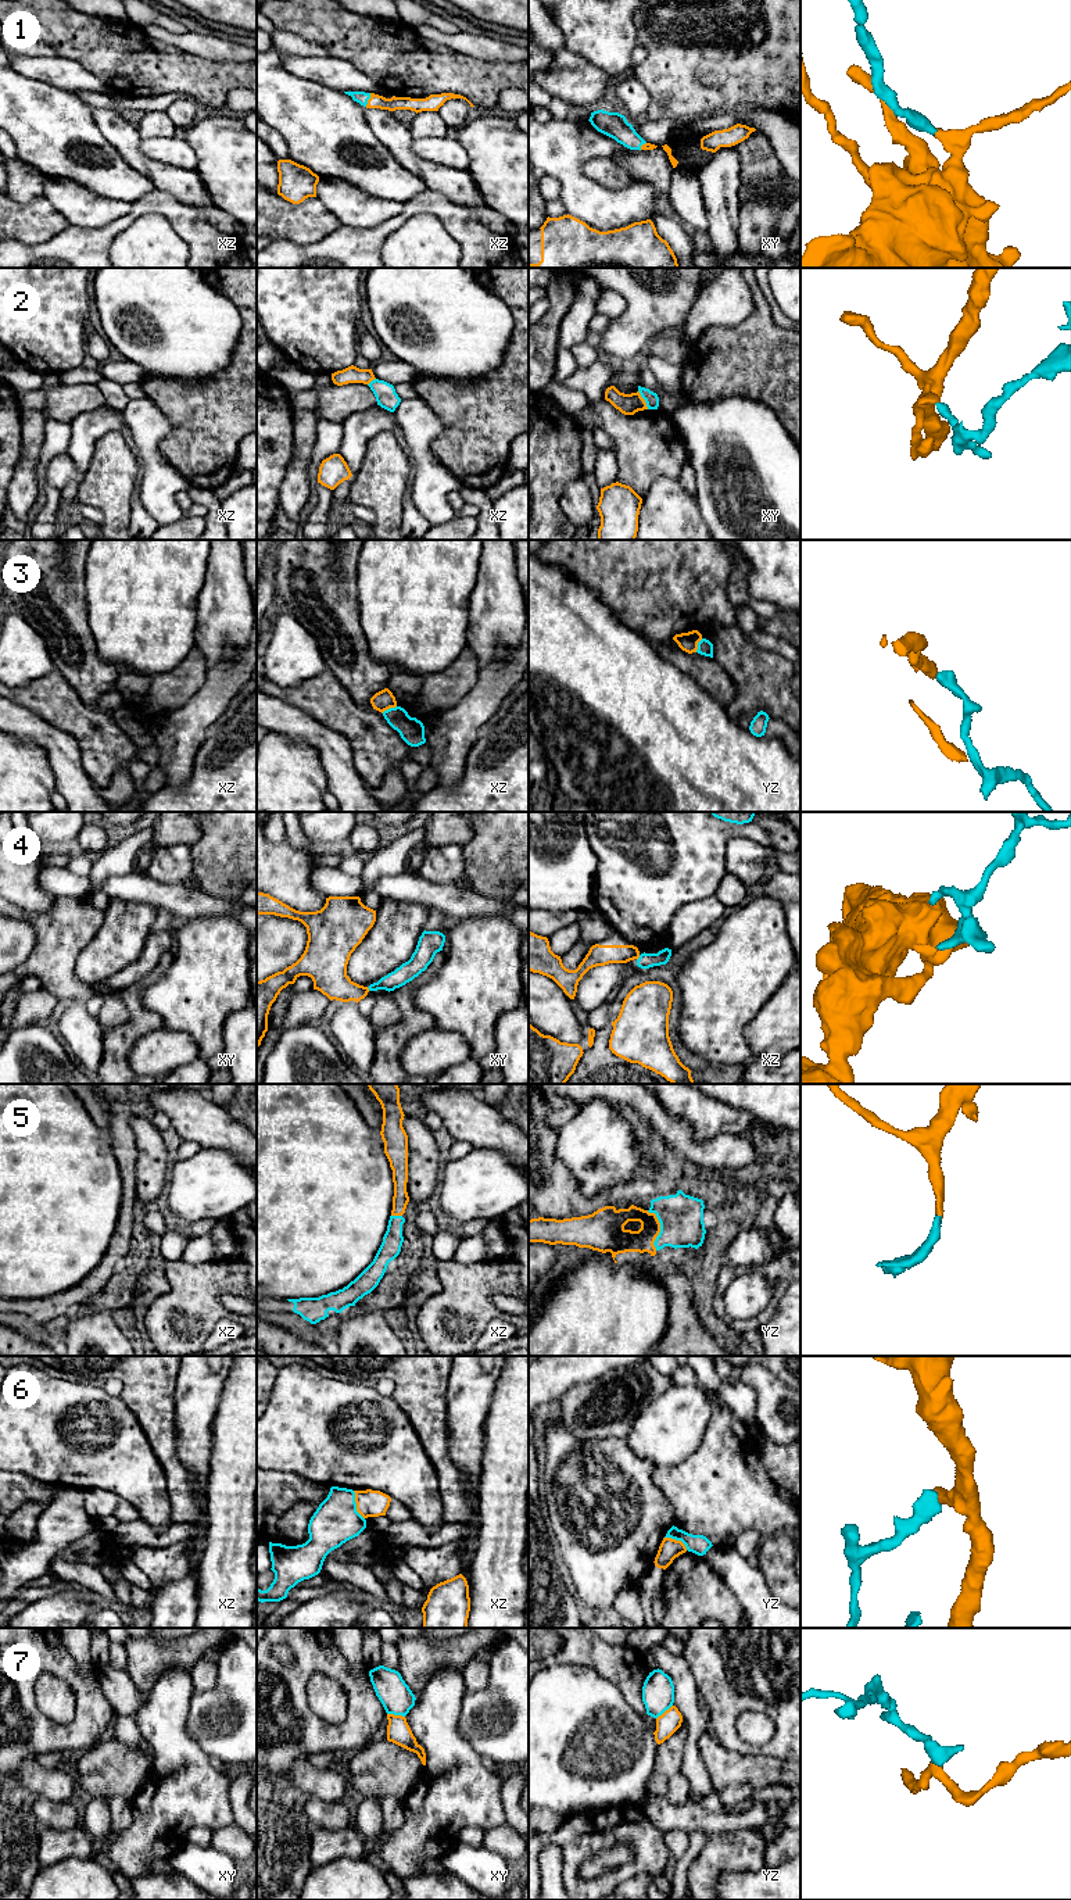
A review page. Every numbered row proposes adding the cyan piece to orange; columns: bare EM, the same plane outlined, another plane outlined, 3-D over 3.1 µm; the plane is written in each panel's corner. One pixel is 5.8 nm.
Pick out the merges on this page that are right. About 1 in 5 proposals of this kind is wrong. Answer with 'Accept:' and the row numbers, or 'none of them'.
Accept: 1, 3, 5

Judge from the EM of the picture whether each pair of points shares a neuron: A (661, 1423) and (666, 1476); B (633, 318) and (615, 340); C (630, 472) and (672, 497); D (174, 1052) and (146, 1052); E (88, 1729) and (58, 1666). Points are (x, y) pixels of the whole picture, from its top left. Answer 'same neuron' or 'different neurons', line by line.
A: different neurons
B: same neuron
C: different neurons
D: same neuron
E: same neuron

